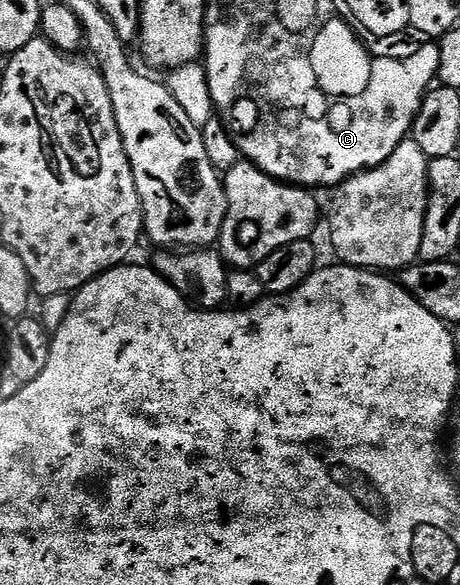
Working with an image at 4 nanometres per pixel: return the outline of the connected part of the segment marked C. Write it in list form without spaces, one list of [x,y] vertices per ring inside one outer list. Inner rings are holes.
[[[247,18],[243,20],[244,27],[216,27],[215,22],[207,22],[205,30],[211,33],[211,44],[204,45],[203,65],[207,70],[210,95],[213,96],[216,109],[231,108],[238,98],[243,97],[247,97],[255,105],[255,115],[252,116],[251,122],[255,125],[256,134],[245,135],[244,143],[242,142],[241,154],[246,161],[258,163],[259,158],[268,158],[269,161],[279,165],[280,181],[300,188],[316,188],[315,186],[335,188],[346,182],[353,174],[360,174],[363,170],[372,170],[375,166],[380,166],[403,143],[403,139],[412,133],[412,126],[422,106],[423,98],[432,89],[439,72],[439,47],[435,42],[423,43],[416,56],[408,61],[376,61],[374,67],[369,68],[363,92],[355,92],[355,96],[349,96],[331,92],[323,86],[313,64],[315,46],[299,46],[299,38],[303,38],[303,32],[289,32],[289,36],[285,40],[279,40],[275,46],[263,46],[263,42],[273,44],[275,38],[267,40],[261,34],[247,34],[245,30]],[[253,65],[278,76],[264,77],[253,68]],[[306,90],[311,90],[311,103],[308,106],[304,106],[299,98],[291,98],[291,94],[303,94]],[[298,150],[299,163],[291,170],[291,165],[295,162],[291,154],[297,153]]]

